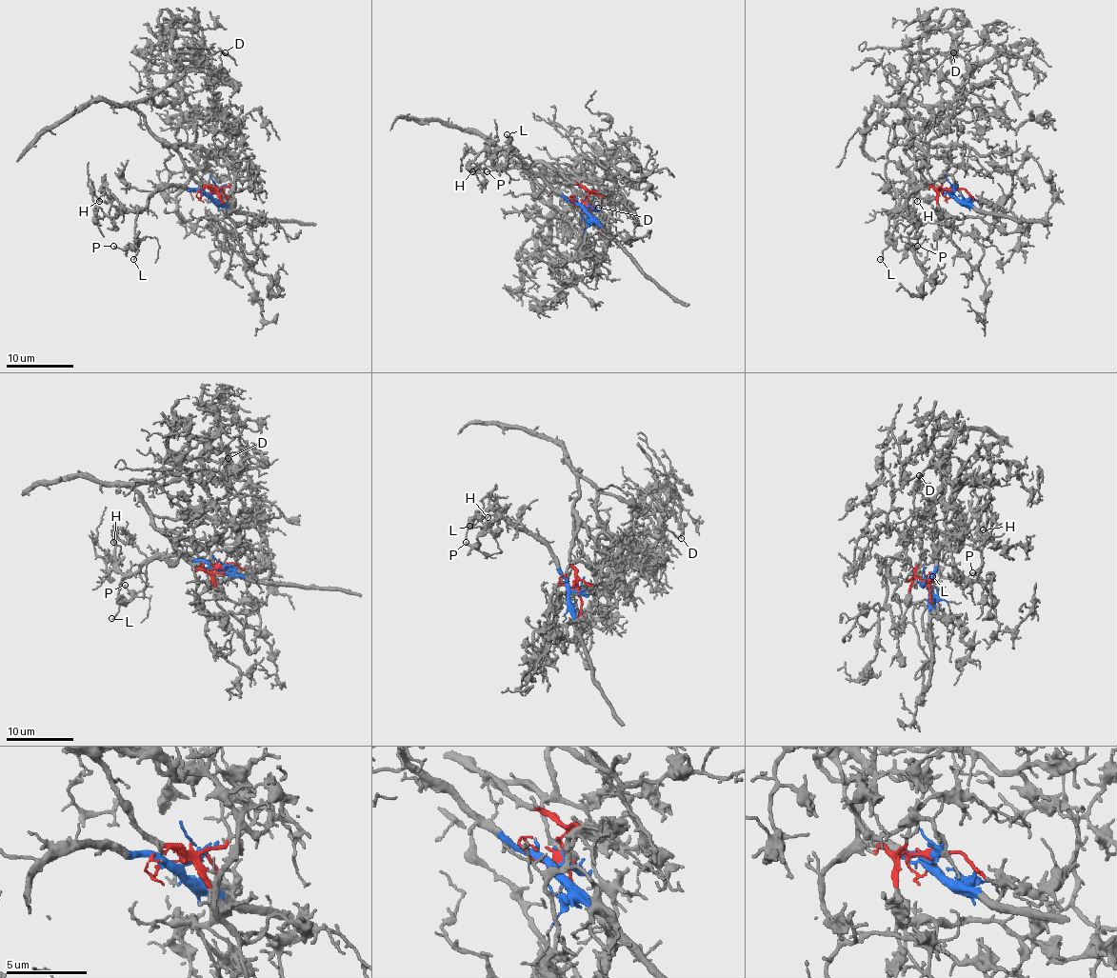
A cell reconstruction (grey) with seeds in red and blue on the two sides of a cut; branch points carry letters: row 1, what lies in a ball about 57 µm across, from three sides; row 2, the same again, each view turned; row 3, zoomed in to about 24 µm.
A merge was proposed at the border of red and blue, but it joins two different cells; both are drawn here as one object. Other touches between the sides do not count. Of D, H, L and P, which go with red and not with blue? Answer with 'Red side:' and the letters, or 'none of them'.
Red side: D

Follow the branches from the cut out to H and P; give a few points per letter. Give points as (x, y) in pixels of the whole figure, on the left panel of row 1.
H: (213, 192), (205, 194), (163, 186), (143, 208), (134, 209), (126, 208), (106, 186), (99, 201)
P: (213, 192), (205, 194), (163, 186), (134, 219), (136, 248), (114, 246)

